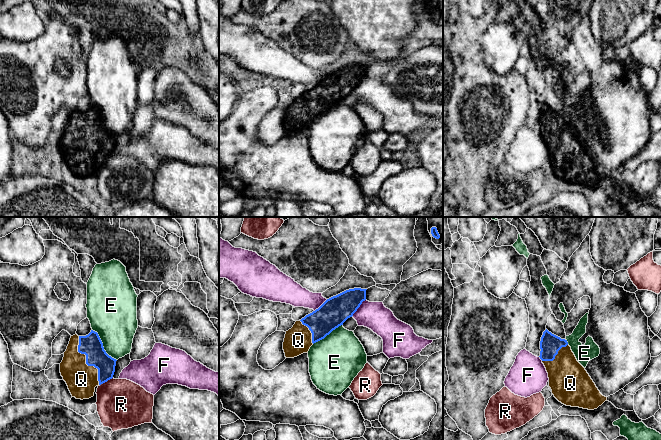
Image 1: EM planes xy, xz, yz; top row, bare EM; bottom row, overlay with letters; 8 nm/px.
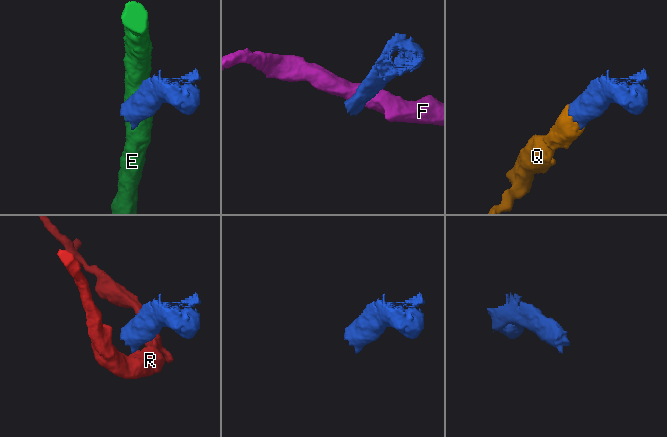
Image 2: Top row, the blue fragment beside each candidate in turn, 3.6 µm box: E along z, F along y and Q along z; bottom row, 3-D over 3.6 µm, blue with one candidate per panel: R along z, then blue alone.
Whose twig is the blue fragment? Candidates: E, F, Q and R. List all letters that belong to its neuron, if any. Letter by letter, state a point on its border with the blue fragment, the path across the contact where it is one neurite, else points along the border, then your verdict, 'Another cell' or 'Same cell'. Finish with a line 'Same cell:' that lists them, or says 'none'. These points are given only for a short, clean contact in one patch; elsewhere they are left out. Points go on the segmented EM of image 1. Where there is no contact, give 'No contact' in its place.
E: Touches blue at xy (102, 345). Another cell
F: Touches blue at xz (358, 307). Another cell
Q: Touches blue at xy (86, 361). Same cell
R: Touches blue at xy (106, 381). Boundary: xy (112, 377), (100, 385). Another cell
Same cell: Q

